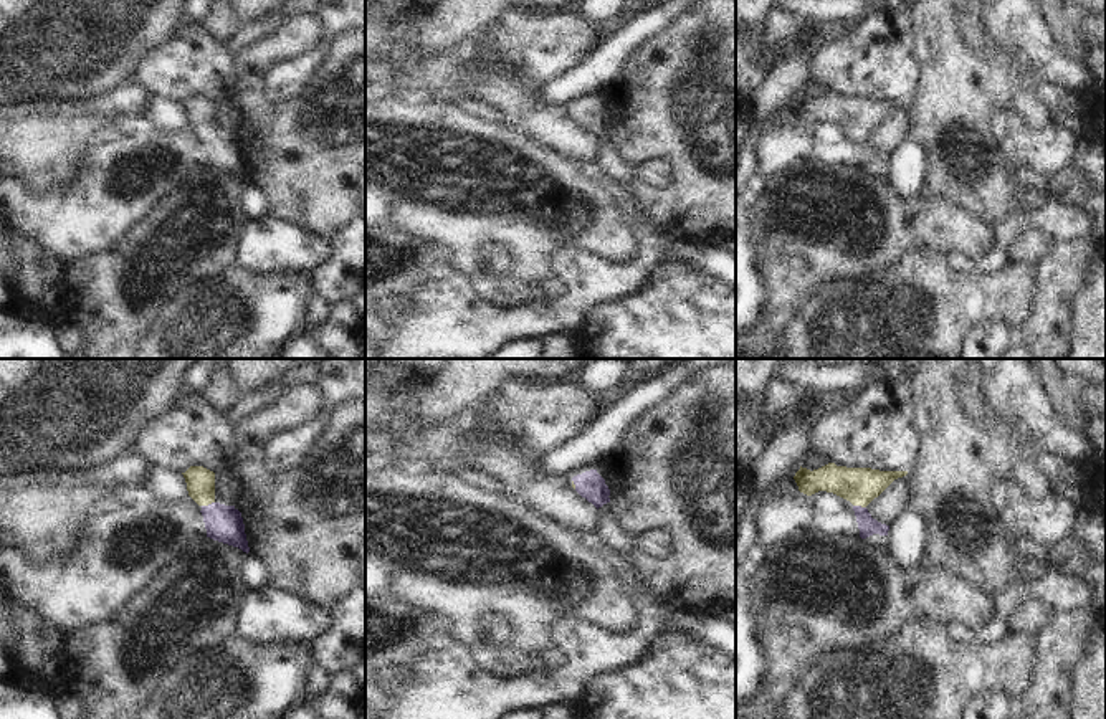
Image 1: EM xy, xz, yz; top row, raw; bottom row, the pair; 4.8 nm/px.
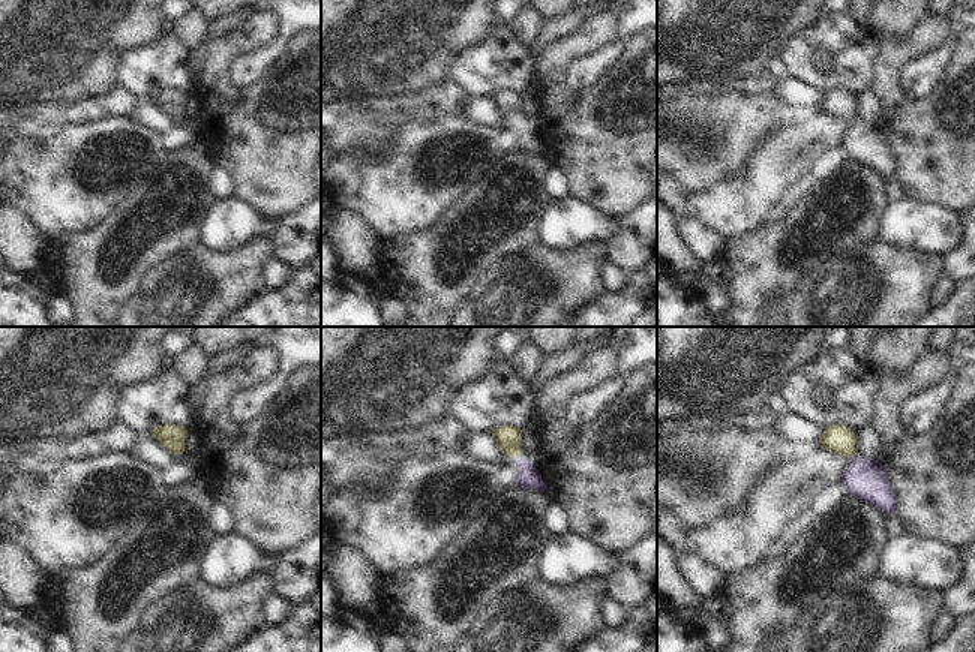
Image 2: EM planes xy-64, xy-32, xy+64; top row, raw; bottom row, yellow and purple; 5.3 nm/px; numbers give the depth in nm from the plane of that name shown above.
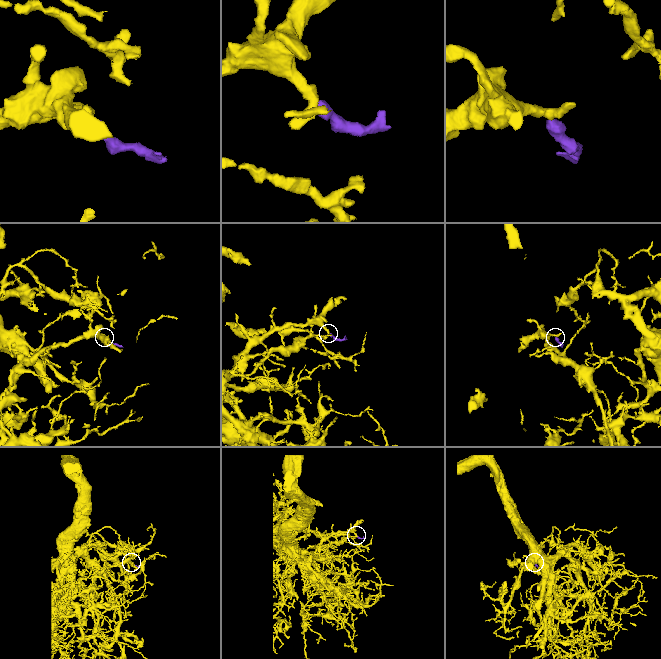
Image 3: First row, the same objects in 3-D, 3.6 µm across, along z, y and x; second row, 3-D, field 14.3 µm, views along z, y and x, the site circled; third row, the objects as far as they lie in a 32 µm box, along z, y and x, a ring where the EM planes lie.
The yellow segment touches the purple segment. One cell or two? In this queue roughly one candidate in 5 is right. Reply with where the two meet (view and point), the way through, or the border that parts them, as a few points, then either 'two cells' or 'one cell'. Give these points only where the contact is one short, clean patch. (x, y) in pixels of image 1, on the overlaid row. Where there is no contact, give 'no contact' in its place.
contact xy (207, 504); way xy (200, 483), (207, 504), (224, 523); one cell

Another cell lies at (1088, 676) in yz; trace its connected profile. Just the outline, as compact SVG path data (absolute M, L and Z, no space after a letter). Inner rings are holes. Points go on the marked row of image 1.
M1106 608L1098 612L1099 626L1085 640L1086 648L1070 671L1070 719L1106 719Z

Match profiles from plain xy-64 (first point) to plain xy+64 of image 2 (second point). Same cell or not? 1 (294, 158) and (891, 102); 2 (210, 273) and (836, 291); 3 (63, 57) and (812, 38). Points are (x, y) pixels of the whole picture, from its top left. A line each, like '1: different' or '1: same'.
1: same
2: same
3: different

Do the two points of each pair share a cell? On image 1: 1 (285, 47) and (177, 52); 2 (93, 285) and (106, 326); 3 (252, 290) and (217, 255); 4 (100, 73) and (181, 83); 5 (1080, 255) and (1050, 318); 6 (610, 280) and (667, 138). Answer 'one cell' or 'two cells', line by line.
1: two cells
2: one cell
3: two cells
4: two cells
5: one cell
6: two cells

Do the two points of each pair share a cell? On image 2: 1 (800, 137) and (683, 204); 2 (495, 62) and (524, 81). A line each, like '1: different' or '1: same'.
1: same
2: same

